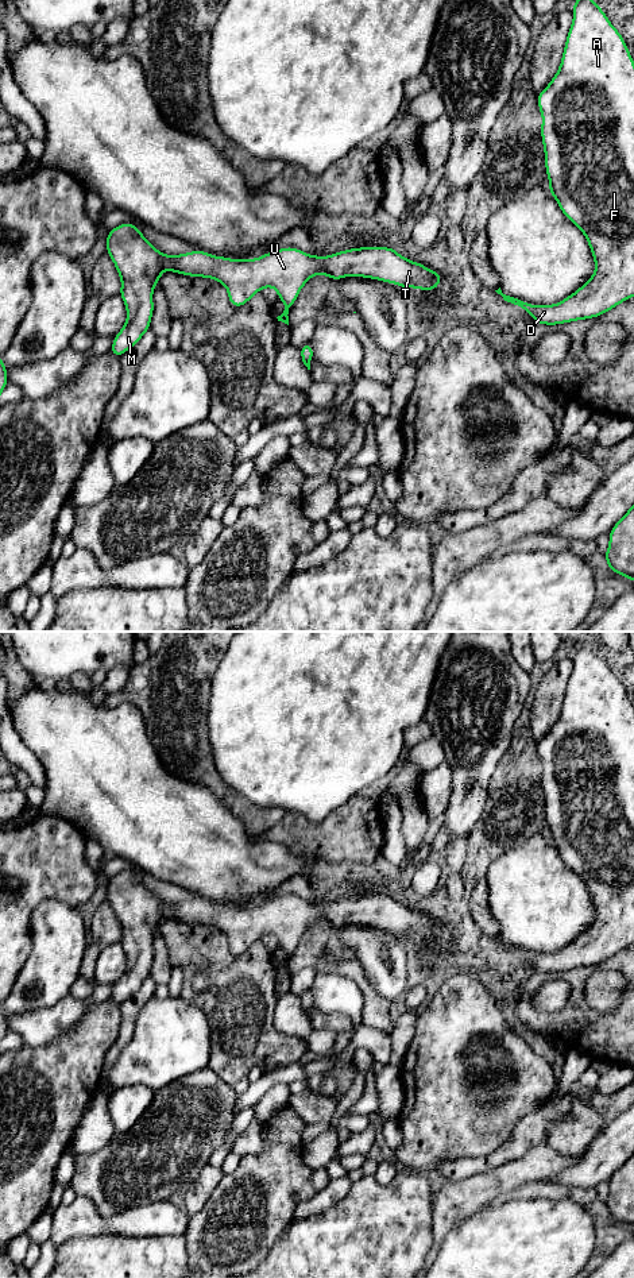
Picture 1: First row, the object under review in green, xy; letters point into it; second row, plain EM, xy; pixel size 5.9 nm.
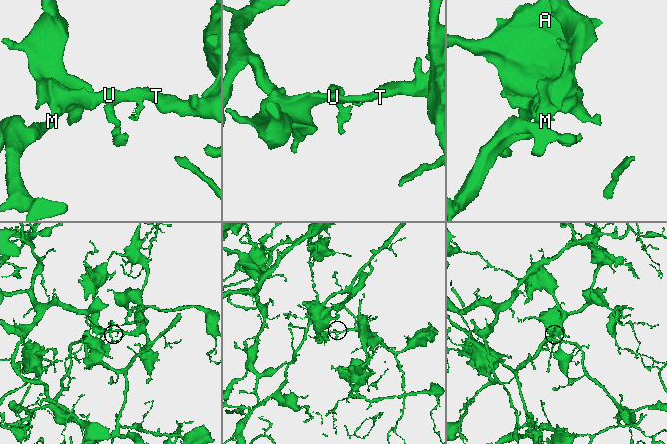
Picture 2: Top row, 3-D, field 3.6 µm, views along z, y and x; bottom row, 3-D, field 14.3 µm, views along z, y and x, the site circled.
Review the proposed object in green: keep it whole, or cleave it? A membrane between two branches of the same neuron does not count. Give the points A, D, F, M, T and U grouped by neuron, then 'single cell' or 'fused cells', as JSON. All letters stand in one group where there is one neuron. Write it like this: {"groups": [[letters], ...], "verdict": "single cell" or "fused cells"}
{"groups": [["A", "D", "F", "M", "T", "U"]], "verdict": "single cell"}

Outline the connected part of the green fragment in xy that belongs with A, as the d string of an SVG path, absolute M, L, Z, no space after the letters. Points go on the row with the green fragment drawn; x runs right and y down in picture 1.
M576 0L563 59L548 86L537 94L541 111L548 190L558 208L585 236L595 273L575 293L553 305L533 305L495 290L505 301L521 306L536 324L558 325L599 317L634 297L634 61L619 31L595 0Z

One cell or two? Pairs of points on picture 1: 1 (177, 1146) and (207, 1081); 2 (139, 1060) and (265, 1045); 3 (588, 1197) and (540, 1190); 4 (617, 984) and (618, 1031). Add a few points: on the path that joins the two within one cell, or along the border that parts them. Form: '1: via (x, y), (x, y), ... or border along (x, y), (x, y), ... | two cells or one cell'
1: via (180, 1130), (203, 1097) | one cell
2: border along (209, 1020), (211, 1056), (207, 1066) | two cells
3: via (576, 1195), (552, 1190) | one cell
4: border along (586, 999), (595, 1011), (609, 1011), (619, 1002) | two cells

